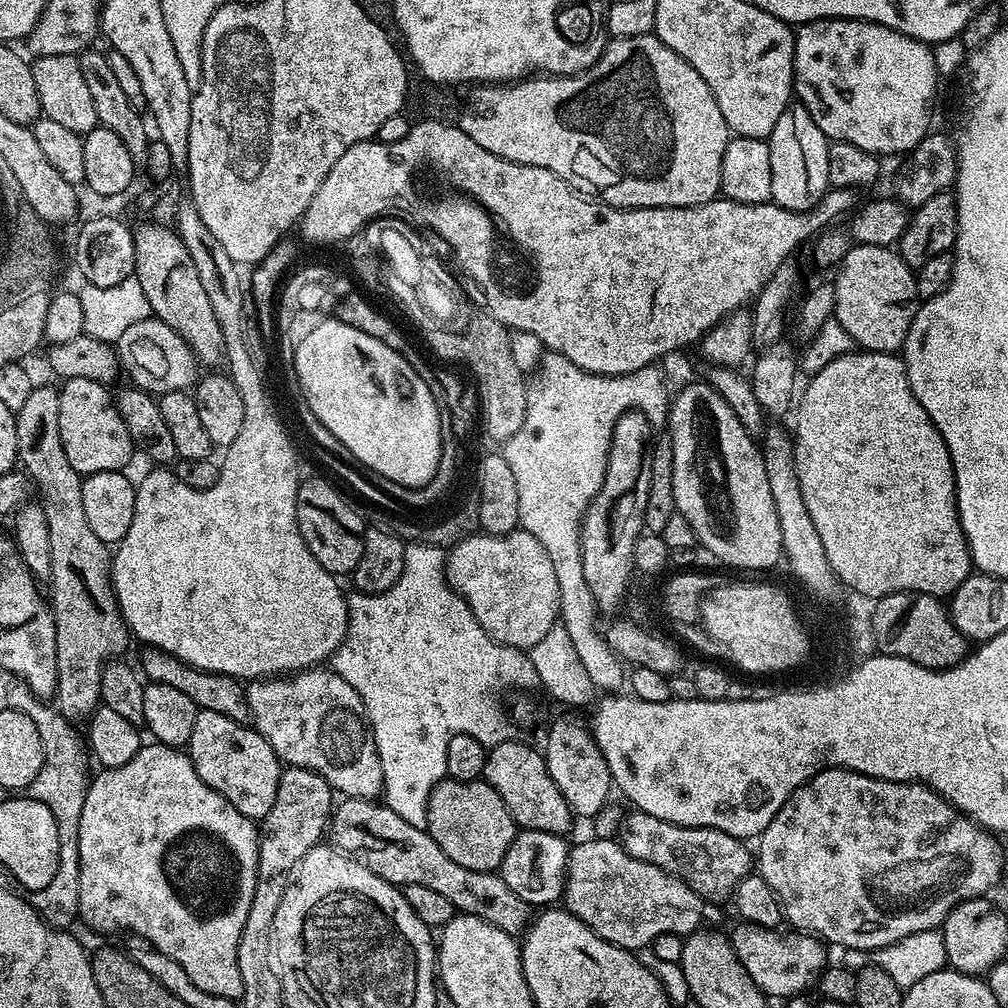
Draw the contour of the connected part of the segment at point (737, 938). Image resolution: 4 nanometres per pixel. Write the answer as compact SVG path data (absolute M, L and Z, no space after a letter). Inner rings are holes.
M740 922L737 925L737 928L730 932L732 949L734 954L738 954L738 962L742 962L742 966L746 966L746 974L750 974L750 978L754 978L754 982L764 991L765 996L769 998L775 998L775 996L787 998L801 995L807 989L804 987L811 980L813 983L824 971L826 967L826 961L824 961L825 941L795 930L788 930L788 933L783 936L783 931L774 928L763 928L757 924L747 922Z

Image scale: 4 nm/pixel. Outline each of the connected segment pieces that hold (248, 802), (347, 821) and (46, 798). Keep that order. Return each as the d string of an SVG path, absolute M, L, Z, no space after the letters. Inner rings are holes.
M214 710L197 711L194 730L190 730L186 751L192 757L194 770L198 770L198 778L202 778L206 786L218 790L218 794L222 794L222 798L226 798L226 802L230 802L230 806L238 810L238 814L250 818L253 822L259 822L266 814L270 814L270 806L274 806L274 797L278 795L282 762L276 757L276 751L272 749L270 742L266 742L266 738L257 732L255 727L226 718Z
M341 799L332 809L330 836L331 832L331 843L335 847L366 866L366 870L378 874L378 878L397 886L426 886L426 890L443 894L457 913L482 918L514 938L519 937L533 919L533 905L518 898L518 894L506 886L500 875L496 872L475 872L466 870L466 866L458 866L454 858L446 858L446 854L442 854L442 846L434 842L427 830L410 826L410 822L398 818L398 814L394 814L394 810L390 810L383 802Z
M56 740L43 742L44 760L43 765L35 778L35 782L29 787L29 793L38 798L42 804L46 804L50 808L54 818L57 820L59 834L59 864L54 880L46 886L46 888L31 893L30 903L33 908L45 920L45 923L54 928L61 930L71 927L73 921L76 922L80 909L80 855L78 854L78 822L81 821L82 803L85 802L85 794L88 792L90 783L90 771L88 772L88 763L90 758L87 751L80 753L80 756L72 756L72 760L68 760L68 764L76 764L76 772L68 772L68 768L59 768L60 764L52 764L52 760L64 760L64 752L60 752L60 756L52 756L52 752L56 752L54 748L48 748L48 744L56 744Z

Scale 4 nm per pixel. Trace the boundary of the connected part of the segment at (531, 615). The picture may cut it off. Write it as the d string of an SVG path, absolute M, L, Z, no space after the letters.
M517 530L505 536L473 534L458 539L447 549L444 574L448 578L449 586L459 596L464 597L482 630L486 630L489 638L498 644L527 650L558 623L560 595L558 578L554 574L554 562L550 562L550 554L542 550L542 542L538 542L534 534Z

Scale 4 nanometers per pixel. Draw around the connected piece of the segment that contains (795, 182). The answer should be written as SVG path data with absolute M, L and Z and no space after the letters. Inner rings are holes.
M793 102L778 118L774 130L767 139L770 150L772 181L771 203L791 212L811 212L812 207L830 187L828 182L828 137L818 130L818 122L810 118L803 104Z

